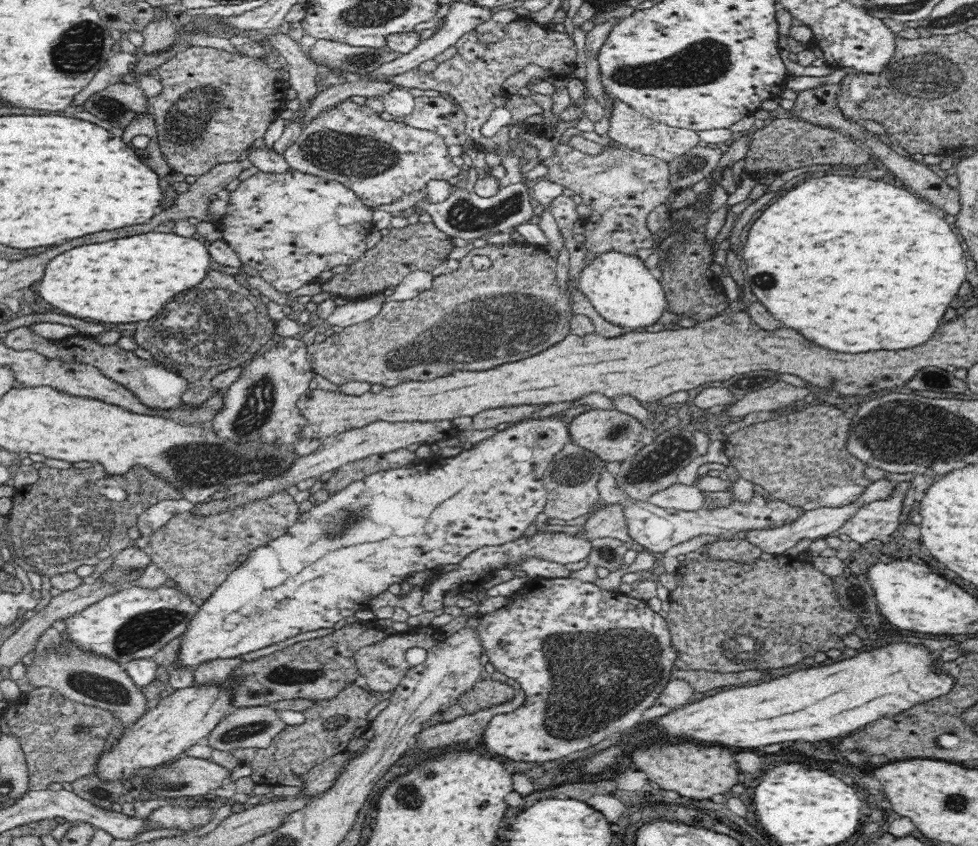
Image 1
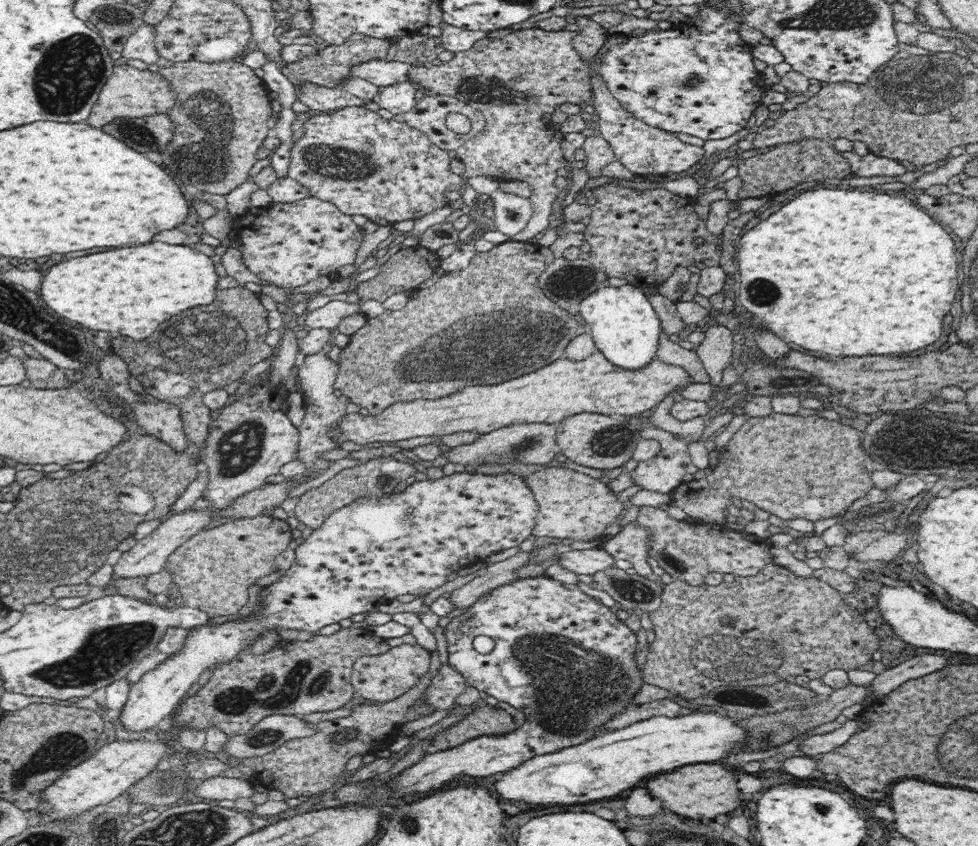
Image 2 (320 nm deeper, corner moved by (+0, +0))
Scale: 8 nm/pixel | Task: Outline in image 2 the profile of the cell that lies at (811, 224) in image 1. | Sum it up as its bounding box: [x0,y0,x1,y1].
[736,190,958,356]

